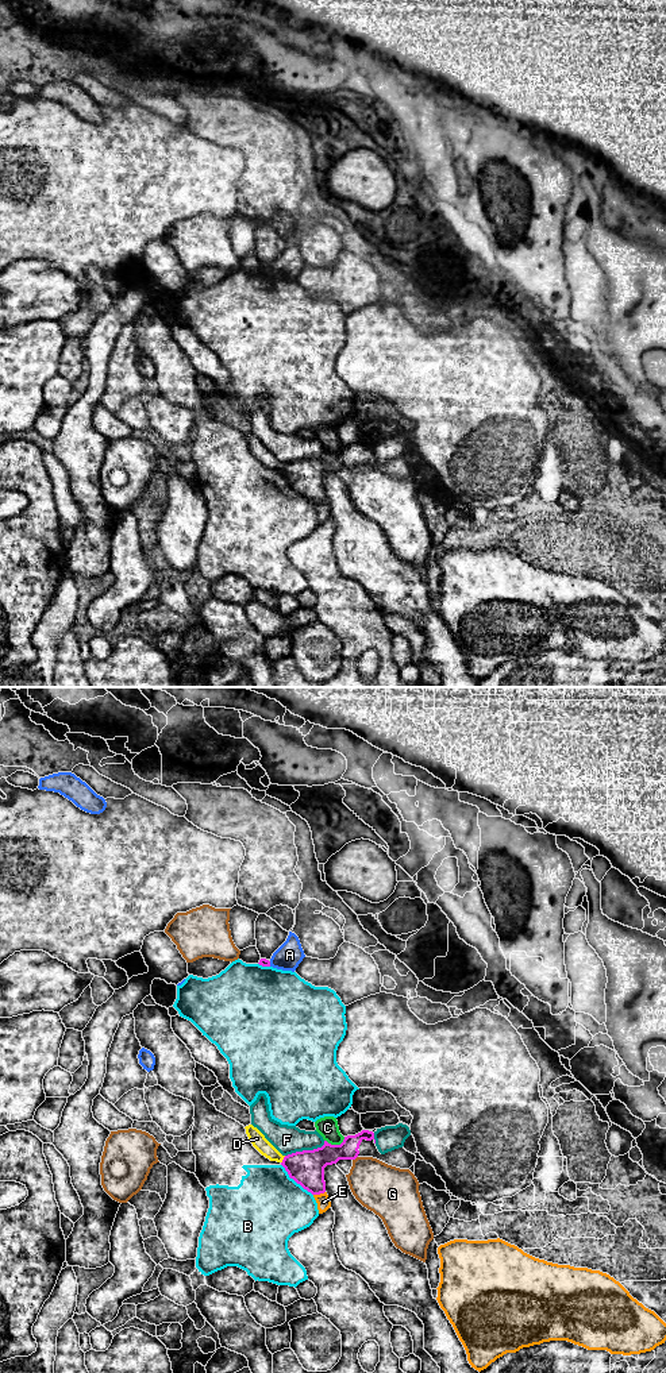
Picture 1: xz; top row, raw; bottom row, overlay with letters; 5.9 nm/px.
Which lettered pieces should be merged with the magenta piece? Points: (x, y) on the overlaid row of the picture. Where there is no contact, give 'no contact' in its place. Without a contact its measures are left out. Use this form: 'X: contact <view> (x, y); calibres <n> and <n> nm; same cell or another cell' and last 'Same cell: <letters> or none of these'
A: contact xz (269, 964); calibres 50 and 160 nm; another cell
B: contact xz (295, 1180); calibres 200 and 440 nm; another cell
C: contact xz (335, 1145); calibres 200 and 120 nm; another cell
D: contact xz (283, 1160); calibres 200 and 90 nm; another cell
E: contact xz (319, 1194); calibres 200 and 80 nm; another cell
F: contact xz (305, 1150); calibres 200 and 170 nm; another cell
G: contact xz (354, 1159); calibres 160 and 300 nm; another cell
Same cell: none of these

